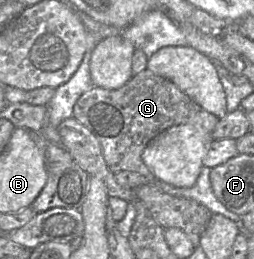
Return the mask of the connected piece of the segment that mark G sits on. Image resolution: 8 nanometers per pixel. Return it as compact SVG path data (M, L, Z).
M148 69L132 75L131 79L118 89L93 87L83 93L73 107L73 118L89 129L98 139L105 163L112 173L122 170L134 171L154 183L157 180L142 160L147 144L159 133L179 124L191 124L206 135L211 135L219 118L195 103L187 94L167 78L158 76Z

